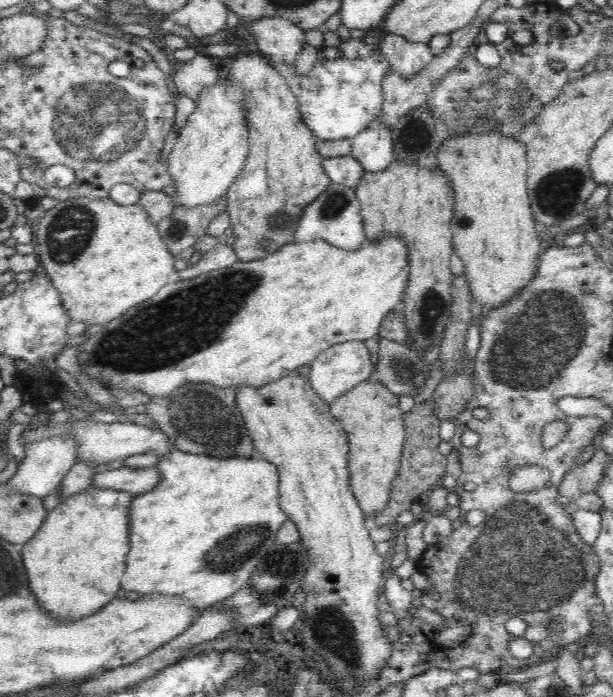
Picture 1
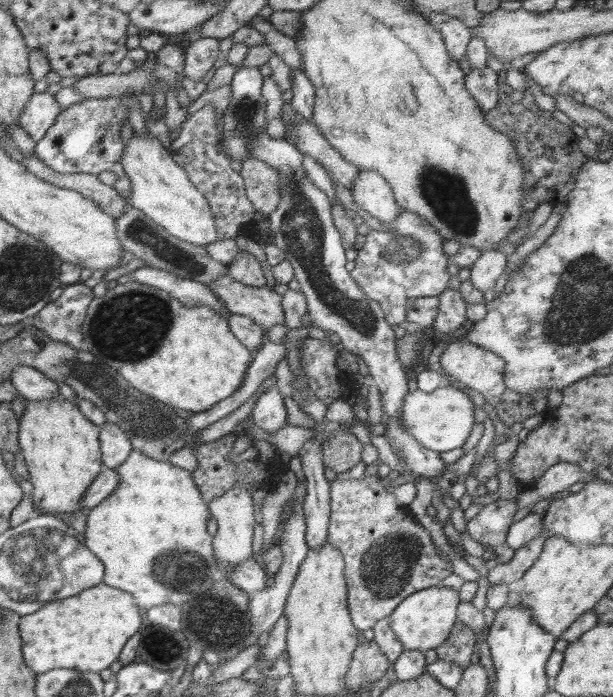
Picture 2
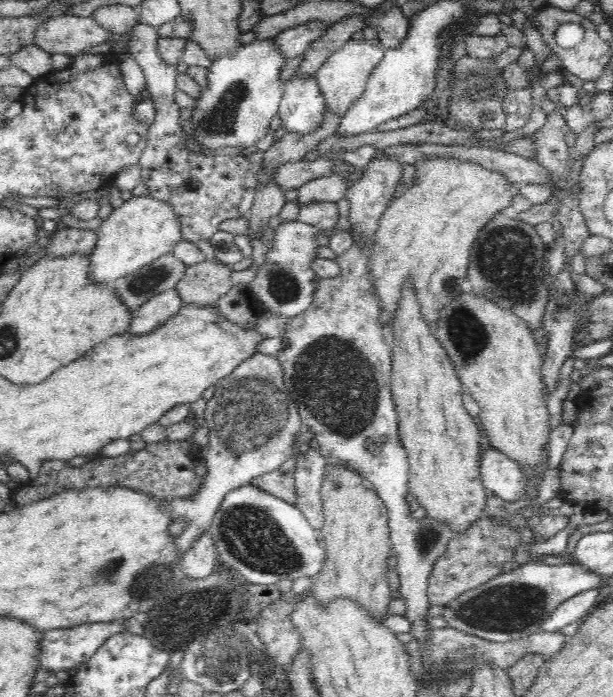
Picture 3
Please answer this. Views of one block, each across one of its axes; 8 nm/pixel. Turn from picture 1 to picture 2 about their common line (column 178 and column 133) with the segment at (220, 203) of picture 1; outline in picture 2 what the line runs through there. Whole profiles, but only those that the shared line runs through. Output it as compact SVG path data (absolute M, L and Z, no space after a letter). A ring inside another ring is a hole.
M129 202L124 212L115 218L116 238L123 246L123 250L131 252L135 258L141 258L146 266L164 270L205 285L215 281L219 276L228 275L230 266L217 262L206 252L205 247L196 246L185 240L172 236L165 228L156 224L149 216L141 210L134 208Z

